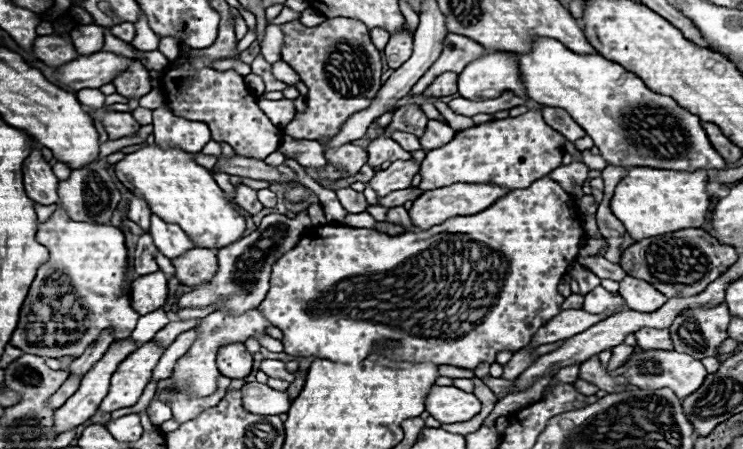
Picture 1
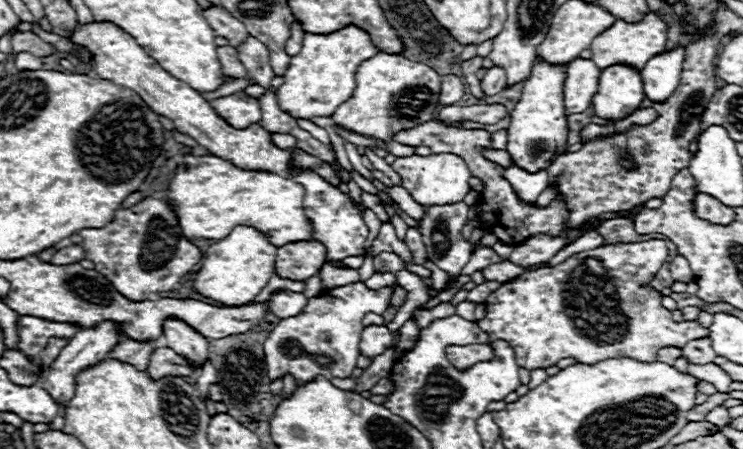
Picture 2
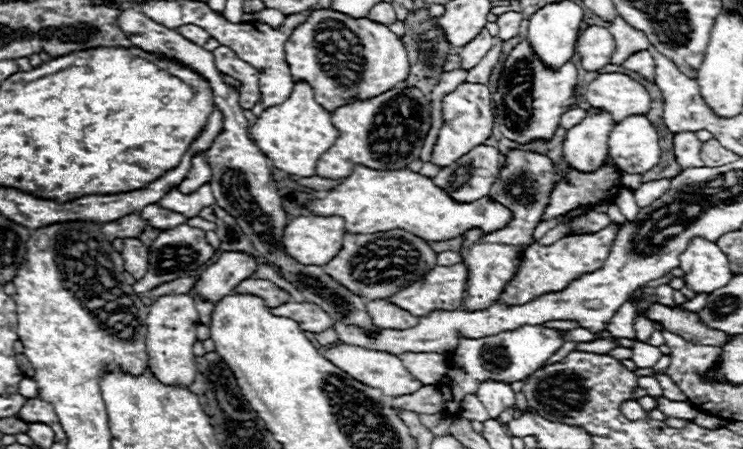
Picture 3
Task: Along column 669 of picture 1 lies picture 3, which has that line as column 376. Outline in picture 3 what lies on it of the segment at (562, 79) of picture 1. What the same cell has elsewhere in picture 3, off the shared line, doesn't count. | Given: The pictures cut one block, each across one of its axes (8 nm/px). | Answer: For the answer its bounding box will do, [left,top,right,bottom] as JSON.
[318,86,430,178]

